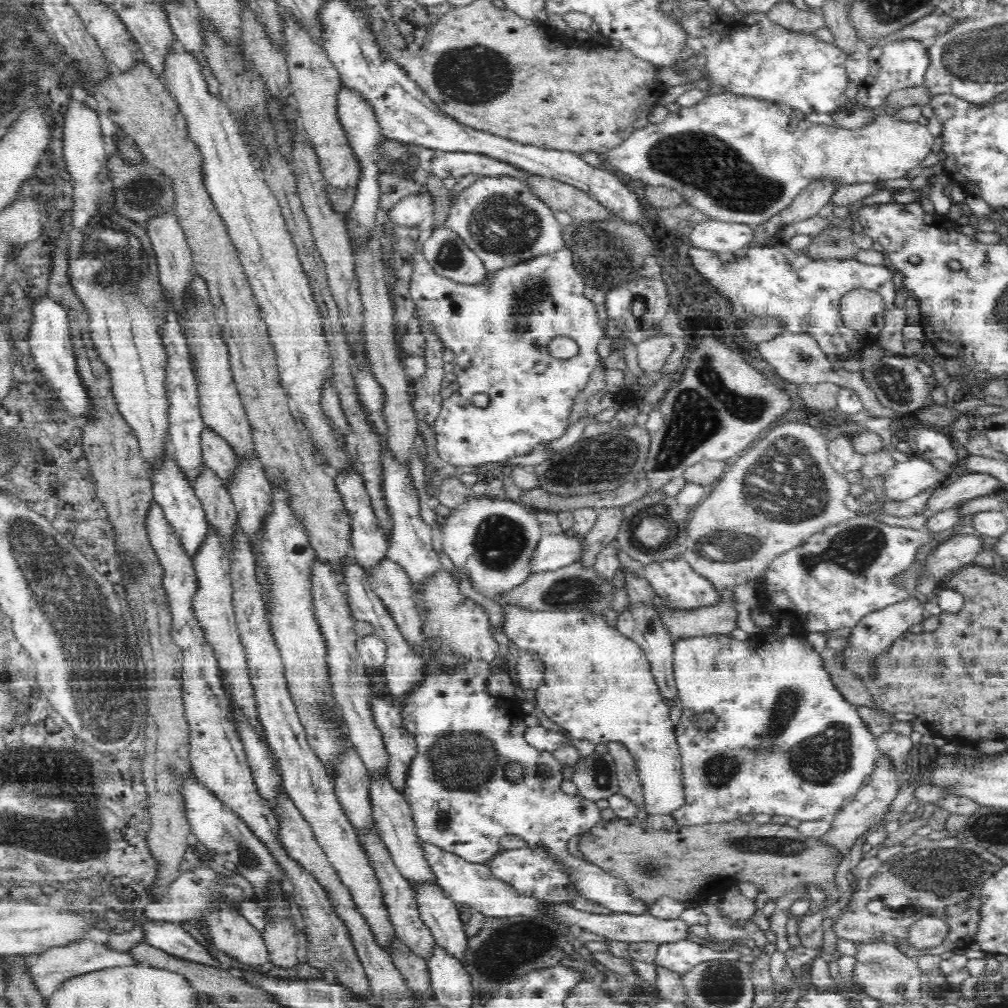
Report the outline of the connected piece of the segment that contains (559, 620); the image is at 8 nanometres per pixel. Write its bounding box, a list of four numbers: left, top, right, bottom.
[502,607,685,815]

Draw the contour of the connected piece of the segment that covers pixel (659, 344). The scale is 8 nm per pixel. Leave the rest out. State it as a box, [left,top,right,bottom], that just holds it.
[637,334,677,375]

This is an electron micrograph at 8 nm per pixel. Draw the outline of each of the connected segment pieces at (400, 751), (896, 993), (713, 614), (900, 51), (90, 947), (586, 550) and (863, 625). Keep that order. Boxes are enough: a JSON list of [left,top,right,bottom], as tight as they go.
[[367,692,415,792],[848,942,922,1004],[658,602,738,639],[855,38,932,108],[29,939,141,998],[575,507,622,570],[839,595,926,685]]

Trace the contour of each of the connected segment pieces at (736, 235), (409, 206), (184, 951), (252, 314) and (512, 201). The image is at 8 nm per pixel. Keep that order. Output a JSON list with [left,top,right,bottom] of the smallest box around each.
[[689,218,755,253],[387,194,433,228],[146,922,234,972],[86,64,351,564],[445,174,564,271]]

